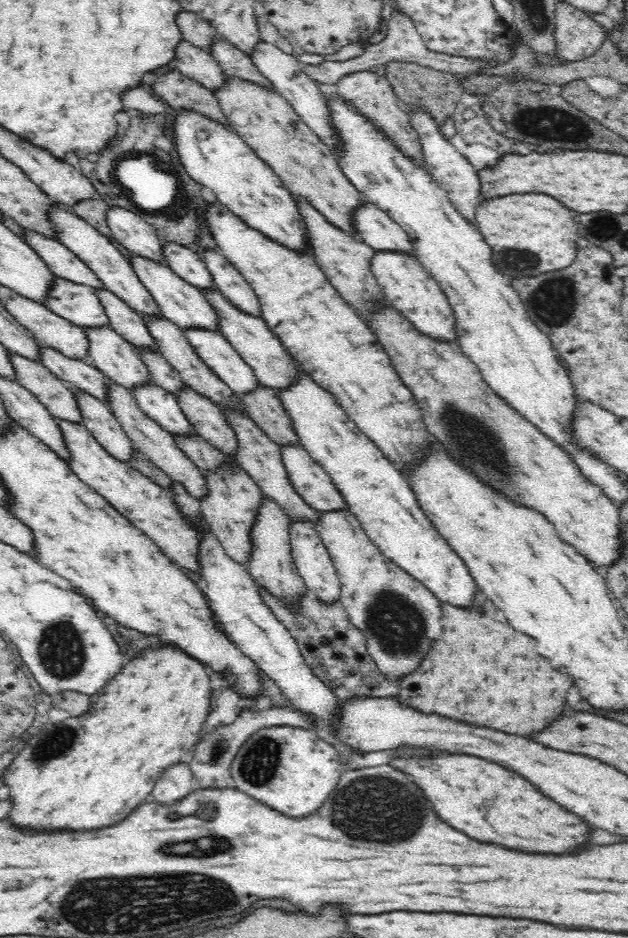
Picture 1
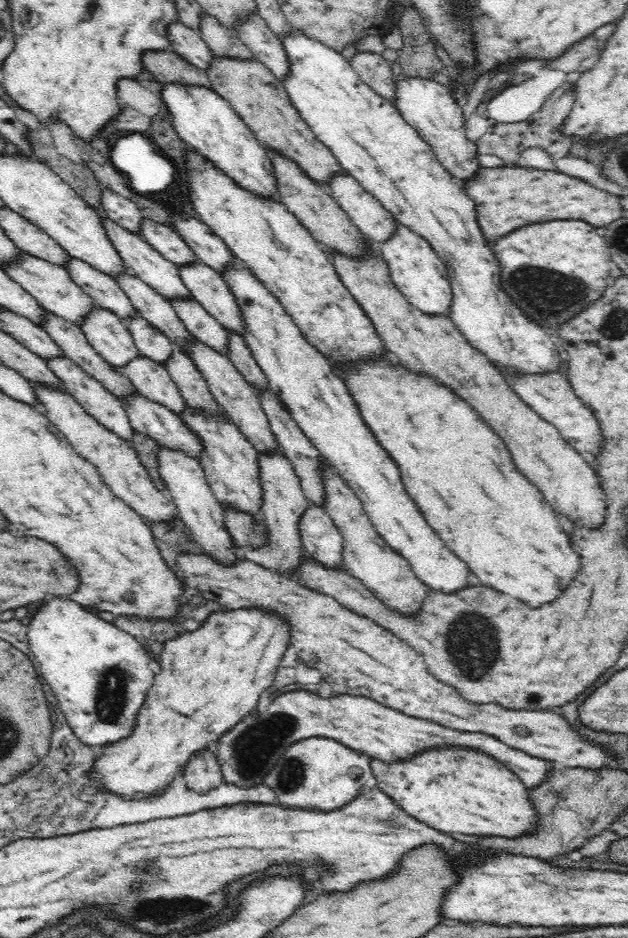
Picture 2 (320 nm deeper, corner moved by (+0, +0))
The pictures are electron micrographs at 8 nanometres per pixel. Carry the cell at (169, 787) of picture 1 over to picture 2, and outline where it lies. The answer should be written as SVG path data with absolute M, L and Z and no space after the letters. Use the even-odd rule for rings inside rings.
M210 748L193 755L183 773L184 786L196 794L206 794L223 783L220 765Z

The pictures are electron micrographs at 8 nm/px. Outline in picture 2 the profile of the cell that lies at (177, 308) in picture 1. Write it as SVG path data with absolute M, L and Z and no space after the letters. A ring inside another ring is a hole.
M106 219L103 222L107 236L116 247L119 255L124 260L125 266L129 269L132 276L139 278L147 284L154 292L160 296L172 300L191 300L193 299L190 289L184 284L180 270L172 262L164 258L157 250L154 250L140 235L134 235L123 230L114 222Z

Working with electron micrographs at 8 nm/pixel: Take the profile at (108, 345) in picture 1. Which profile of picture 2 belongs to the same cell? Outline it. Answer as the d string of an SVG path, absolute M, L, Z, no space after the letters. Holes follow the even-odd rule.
M93 309L80 328L89 345L117 369L141 356L126 322L109 310Z

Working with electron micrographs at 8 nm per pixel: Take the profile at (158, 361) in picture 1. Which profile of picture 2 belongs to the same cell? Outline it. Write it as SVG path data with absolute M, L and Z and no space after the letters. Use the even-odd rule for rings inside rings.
M138 314L134 318L130 318L126 325L141 356L162 365L172 356L175 347L145 318Z

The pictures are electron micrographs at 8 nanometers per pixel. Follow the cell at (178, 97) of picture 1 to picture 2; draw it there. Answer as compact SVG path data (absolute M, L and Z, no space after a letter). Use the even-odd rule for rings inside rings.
M148 50L142 62L144 68L153 74L154 80L162 85L174 83L212 89L206 71L190 65L174 50Z

